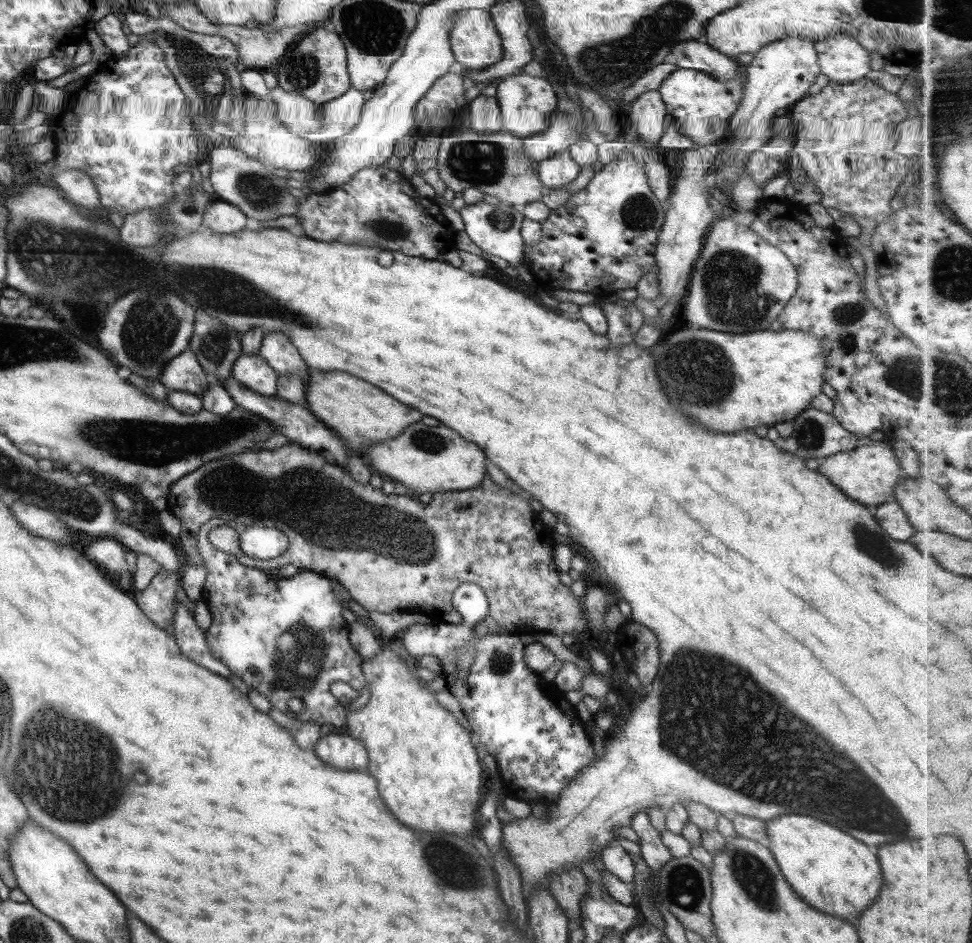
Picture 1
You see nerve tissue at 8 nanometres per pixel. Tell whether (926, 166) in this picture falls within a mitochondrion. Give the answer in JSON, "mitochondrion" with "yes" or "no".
{"mitochondrion":"no"}

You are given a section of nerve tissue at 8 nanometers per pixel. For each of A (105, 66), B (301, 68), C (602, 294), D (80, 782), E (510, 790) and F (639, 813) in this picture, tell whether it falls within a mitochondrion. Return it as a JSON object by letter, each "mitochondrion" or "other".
{"A":"other","B":"mitochondrion","C":"other","D":"mitochondrion","E":"other","F":"other"}

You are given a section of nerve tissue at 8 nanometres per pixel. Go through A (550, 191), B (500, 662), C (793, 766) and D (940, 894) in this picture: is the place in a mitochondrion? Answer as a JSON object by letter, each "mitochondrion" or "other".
{"A":"other","B":"mitochondrion","C":"mitochondrion","D":"other"}

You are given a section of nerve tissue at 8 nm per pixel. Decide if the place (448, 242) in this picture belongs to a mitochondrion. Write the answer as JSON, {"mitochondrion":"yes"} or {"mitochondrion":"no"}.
{"mitochondrion":"no"}

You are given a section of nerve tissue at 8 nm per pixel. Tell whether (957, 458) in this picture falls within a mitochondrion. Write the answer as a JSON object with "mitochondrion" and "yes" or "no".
{"mitochondrion":"no"}

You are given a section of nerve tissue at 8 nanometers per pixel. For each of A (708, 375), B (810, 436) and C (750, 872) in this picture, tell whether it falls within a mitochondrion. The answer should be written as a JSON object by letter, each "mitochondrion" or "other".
{"A":"mitochondrion","B":"mitochondrion","C":"mitochondrion"}

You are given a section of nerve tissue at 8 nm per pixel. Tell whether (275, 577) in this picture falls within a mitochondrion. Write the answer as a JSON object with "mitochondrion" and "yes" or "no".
{"mitochondrion":"no"}

